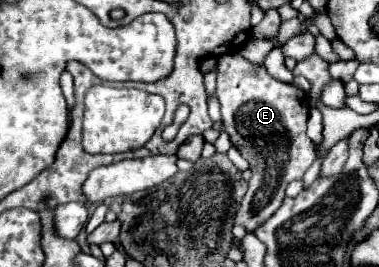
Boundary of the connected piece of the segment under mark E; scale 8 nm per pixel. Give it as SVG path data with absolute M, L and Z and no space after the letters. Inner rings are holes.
M235 51L219 57L217 99L221 103L223 129L229 133L231 143L251 163L253 171L249 189L239 205L239 211L233 215L233 225L253 231L279 209L287 185L293 179L301 179L317 157L315 145L305 133L309 97L299 87L269 77L263 65L253 65Z

